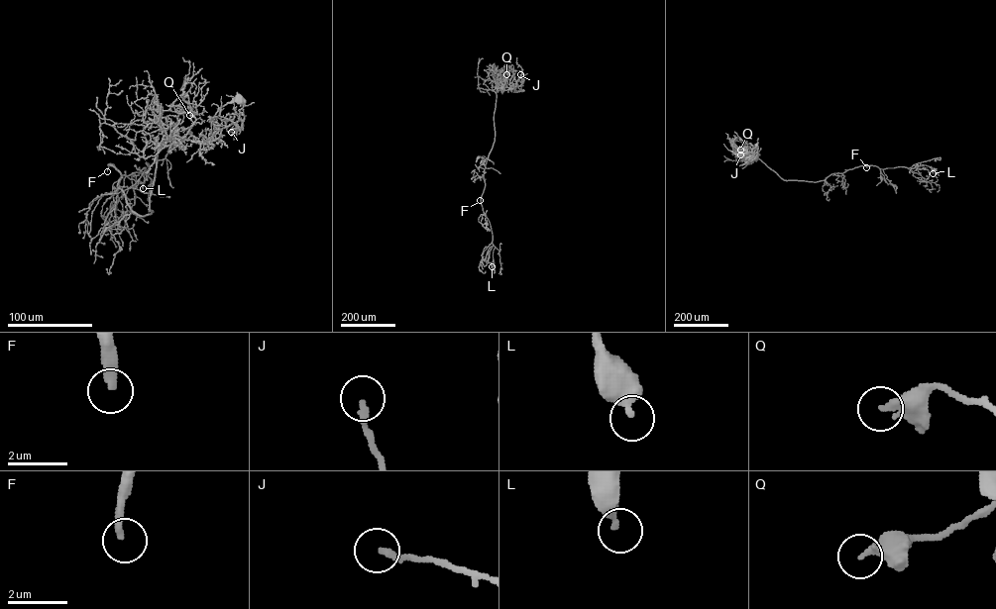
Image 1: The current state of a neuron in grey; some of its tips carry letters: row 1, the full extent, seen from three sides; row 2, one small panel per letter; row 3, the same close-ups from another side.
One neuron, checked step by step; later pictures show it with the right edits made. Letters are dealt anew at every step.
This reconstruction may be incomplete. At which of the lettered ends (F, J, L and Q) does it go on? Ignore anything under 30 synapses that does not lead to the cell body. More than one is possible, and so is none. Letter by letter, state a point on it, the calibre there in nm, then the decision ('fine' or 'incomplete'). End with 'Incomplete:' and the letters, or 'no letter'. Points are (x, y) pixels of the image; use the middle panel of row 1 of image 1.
F: place (480, 200); calibre 280 nm; incomplete
J: place (520, 74); calibre 220 nm; fine
L: place (492, 266); calibre 400 nm; fine
Q: place (506, 74); calibre 400 nm; fine
Incomplete: F

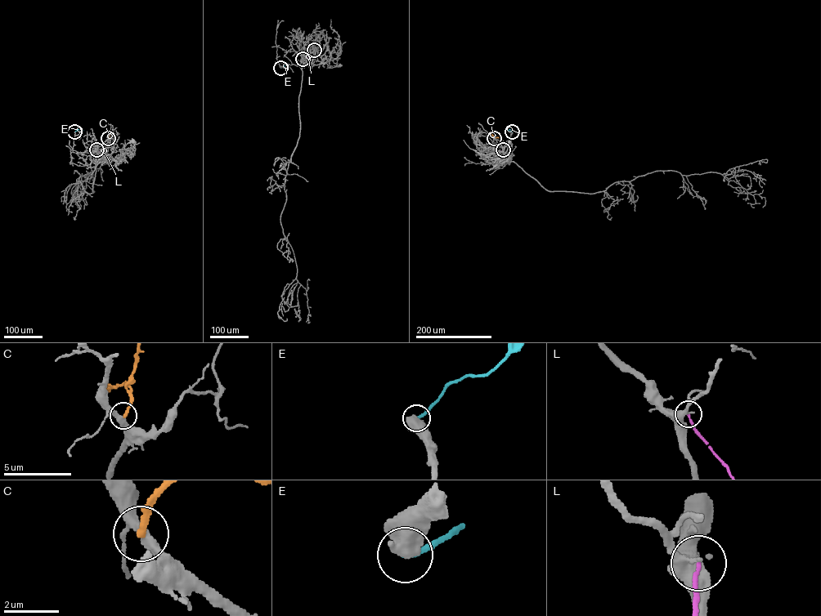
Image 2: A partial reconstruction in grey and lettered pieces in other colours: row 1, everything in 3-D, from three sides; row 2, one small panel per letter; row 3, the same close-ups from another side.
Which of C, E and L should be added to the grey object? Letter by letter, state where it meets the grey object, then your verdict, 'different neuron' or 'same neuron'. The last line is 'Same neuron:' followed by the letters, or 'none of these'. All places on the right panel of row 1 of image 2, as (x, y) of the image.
C: contact (494, 138); different neuron
E: contact (512, 131); different neuron
L: contact (503, 149); different neuron
Same neuron: none of these

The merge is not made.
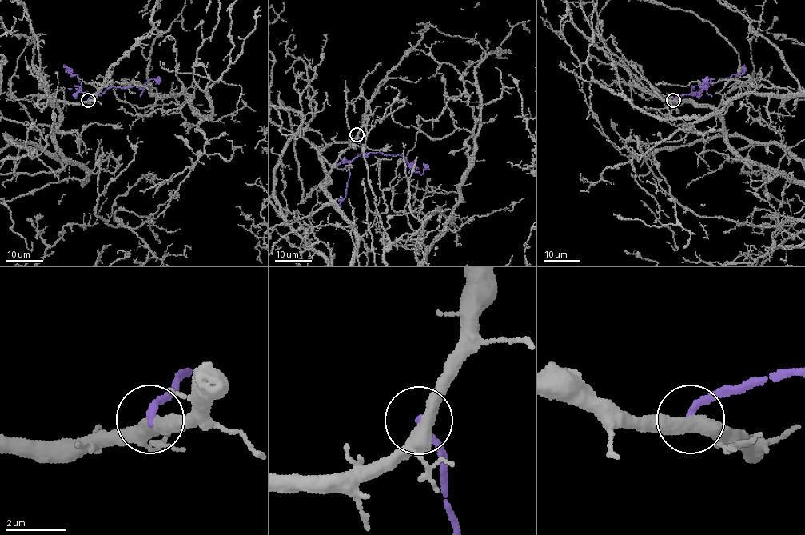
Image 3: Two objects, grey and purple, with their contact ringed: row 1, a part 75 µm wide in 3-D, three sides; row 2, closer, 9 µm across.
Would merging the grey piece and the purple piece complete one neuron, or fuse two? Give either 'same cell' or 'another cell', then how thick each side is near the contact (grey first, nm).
another cell; 380 nm thick on the grey side, 240 nm on the other

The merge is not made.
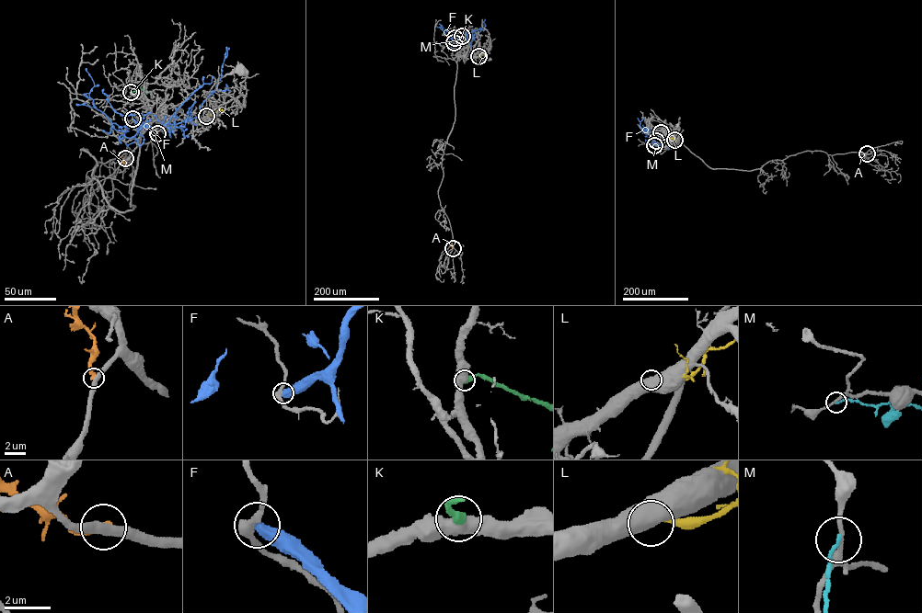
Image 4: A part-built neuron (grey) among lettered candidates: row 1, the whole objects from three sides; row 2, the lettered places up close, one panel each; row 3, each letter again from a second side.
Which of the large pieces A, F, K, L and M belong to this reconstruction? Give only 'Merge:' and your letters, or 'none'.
Merge: none

